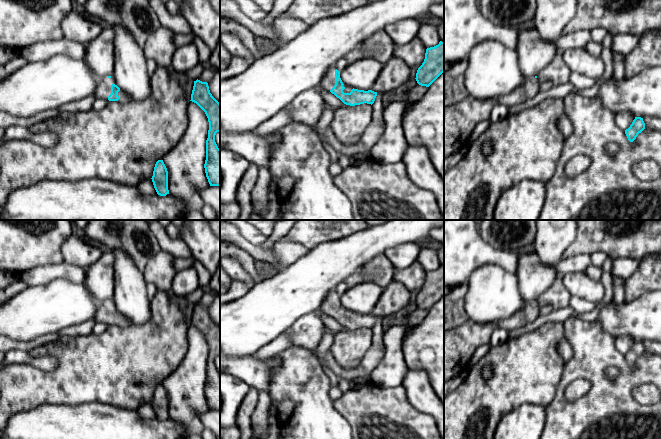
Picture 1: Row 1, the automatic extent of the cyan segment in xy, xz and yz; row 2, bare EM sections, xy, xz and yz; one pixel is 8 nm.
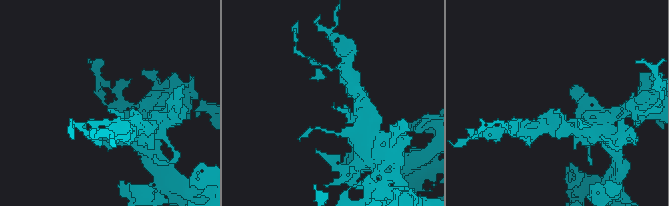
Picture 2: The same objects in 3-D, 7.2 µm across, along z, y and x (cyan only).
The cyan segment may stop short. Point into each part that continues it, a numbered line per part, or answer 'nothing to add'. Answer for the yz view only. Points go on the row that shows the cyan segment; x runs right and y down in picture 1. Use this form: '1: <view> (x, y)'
1: yz (530, 87)

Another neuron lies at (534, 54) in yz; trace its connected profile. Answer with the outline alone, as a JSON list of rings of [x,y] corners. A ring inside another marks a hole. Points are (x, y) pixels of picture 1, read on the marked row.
[[[533,26],[521,29],[517,36],[517,58],[525,78],[537,76],[556,54],[555,42],[544,41]]]

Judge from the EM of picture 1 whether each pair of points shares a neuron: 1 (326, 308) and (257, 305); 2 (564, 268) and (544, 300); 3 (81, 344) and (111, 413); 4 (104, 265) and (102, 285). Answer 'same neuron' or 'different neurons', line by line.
1: different neurons
2: same neuron
3: different neurons
4: same neuron

